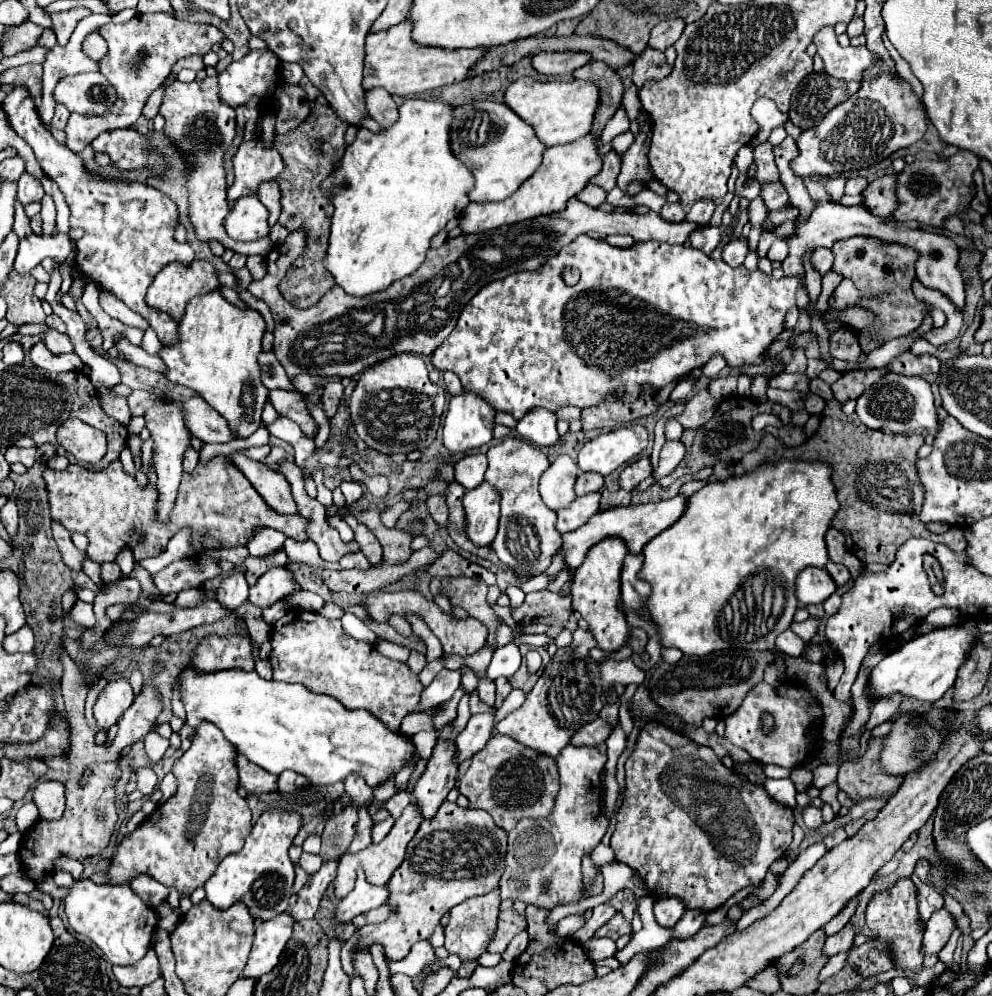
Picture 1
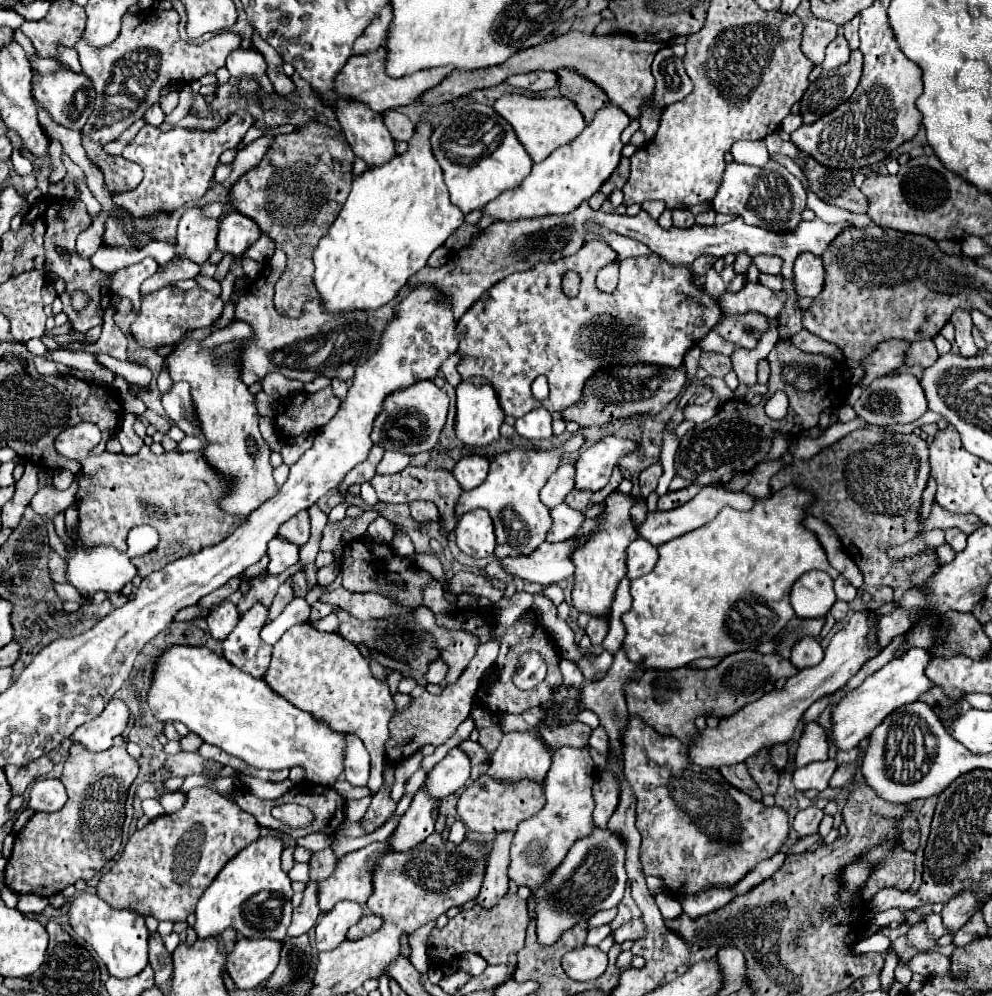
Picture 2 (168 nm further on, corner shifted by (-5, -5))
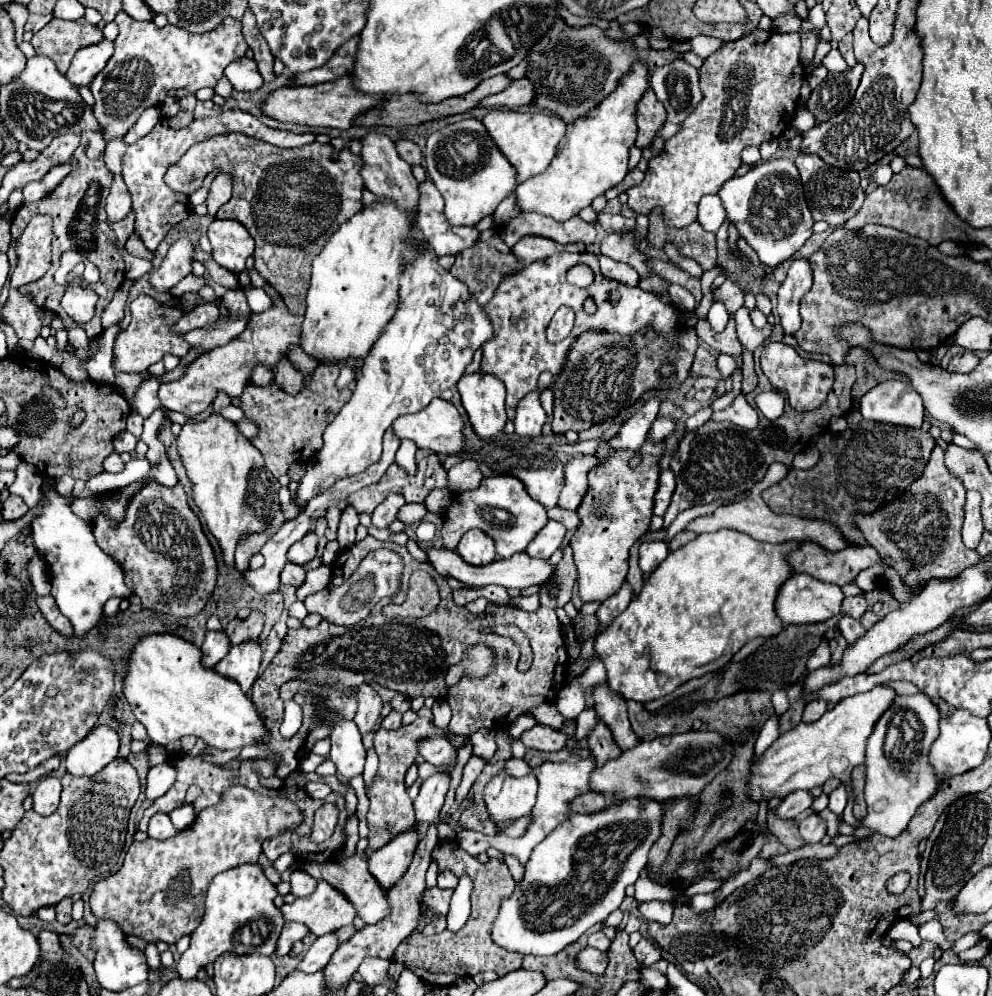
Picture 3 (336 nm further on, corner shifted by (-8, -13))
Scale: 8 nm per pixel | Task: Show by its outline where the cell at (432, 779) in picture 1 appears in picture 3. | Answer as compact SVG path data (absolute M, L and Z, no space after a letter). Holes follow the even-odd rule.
M413 827L411 831L397 835L397 839L391 839L389 845L373 851L369 855L369 869L373 871L375 879L385 887L395 885L407 871L419 841L421 837L417 833L417 827Z

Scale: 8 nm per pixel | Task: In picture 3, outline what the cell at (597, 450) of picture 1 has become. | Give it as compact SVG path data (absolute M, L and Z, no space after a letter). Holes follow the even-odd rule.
M583 455L575 457L565 465L565 487L561 491L559 507L563 509L577 509L589 489L587 475L593 467L597 467L601 459L597 455Z

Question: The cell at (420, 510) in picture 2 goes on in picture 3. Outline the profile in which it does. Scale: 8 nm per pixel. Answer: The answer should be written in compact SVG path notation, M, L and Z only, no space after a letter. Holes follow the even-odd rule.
M403 505L397 519L403 521L405 525L413 525L413 523L421 523L425 513L427 513L425 505Z

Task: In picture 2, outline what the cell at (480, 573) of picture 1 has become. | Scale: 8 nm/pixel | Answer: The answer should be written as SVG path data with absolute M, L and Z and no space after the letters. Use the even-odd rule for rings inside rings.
M466 571L456 573L448 583L450 583L450 591L456 595L474 593L474 595L490 599L492 603L498 603L504 597L504 593L500 589L496 589L490 581L486 581L480 575L474 575L474 573L466 573Z

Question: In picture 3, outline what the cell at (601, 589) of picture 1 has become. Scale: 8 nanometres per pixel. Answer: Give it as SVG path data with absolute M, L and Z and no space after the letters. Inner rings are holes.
M647 439L647 443L639 449L639 453L643 455L643 461L637 469L629 467L629 459L635 455L633 451L613 451L607 459L601 461L601 467L595 467L589 473L589 495L585 495L581 507L577 509L577 513L581 515L581 527L573 533L571 537L571 549L573 549L573 557L575 557L575 565L579 571L579 597L583 603L591 603L591 601L599 601L603 603L605 599L613 597L619 589L621 583L627 577L629 571L629 549L631 545L647 533L651 517L653 517L653 495L657 489L657 479L659 479L659 465L657 461L663 455L663 443L653 445L651 439Z

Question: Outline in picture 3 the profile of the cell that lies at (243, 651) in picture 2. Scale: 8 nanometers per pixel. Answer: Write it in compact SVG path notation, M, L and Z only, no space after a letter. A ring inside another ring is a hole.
M247 639L239 645L233 645L229 655L215 665L215 671L219 671L225 677L237 679L241 683L241 689L249 693L255 679L259 677L261 659L263 659L261 643L257 639Z

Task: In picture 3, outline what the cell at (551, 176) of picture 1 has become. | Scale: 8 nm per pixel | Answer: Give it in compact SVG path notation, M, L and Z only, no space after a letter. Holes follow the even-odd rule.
M637 63L633 71L619 81L619 87L593 111L589 111L589 115L577 123L567 125L567 135L559 143L557 155L549 167L517 187L515 207L519 211L541 213L557 221L565 221L575 217L583 207L591 205L595 197L603 195L607 189L623 181L629 171L629 147L637 137L635 105L649 87L649 75L651 71L645 65Z

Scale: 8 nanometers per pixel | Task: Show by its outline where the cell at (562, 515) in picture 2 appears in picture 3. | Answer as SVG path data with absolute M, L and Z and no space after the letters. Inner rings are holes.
M549 521L537 533L537 539L533 539L533 543L529 543L527 553L533 555L533 557L539 557L539 559L549 559L561 547L565 533L567 533L567 529L565 529L563 523Z

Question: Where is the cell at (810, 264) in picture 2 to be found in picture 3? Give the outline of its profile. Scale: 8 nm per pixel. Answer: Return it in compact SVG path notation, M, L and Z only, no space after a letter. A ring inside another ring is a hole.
M797 259L791 263L787 271L787 279L783 281L779 293L777 293L777 313L781 317L783 331L787 335L793 335L801 327L801 315L799 315L799 305L801 297L809 293L809 287L813 285L813 271L811 263L807 259Z

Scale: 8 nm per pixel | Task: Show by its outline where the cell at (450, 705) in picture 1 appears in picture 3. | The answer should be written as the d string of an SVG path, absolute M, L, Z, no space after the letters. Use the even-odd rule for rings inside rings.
M417 717L413 723L409 725L401 725L399 729L379 729L373 737L373 747L379 755L379 771L377 777L373 781L373 787L369 789L369 799L371 799L371 807L367 813L367 821L369 821L369 851L375 851L379 847L383 847L385 843L389 843L395 835L399 835L401 831L407 831L409 827L415 825L415 811L413 811L413 803L407 797L403 779L405 779L405 771L415 763L415 757L419 755L419 743L425 737L449 737L449 729L441 729L437 727L429 717Z

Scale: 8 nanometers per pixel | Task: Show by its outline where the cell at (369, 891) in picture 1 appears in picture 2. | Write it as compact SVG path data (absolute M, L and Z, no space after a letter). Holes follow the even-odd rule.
M340 901L336 907L328 913L324 913L314 931L316 931L316 949L318 951L330 951L336 949L344 937L350 925L358 923L362 917L362 907L352 901Z

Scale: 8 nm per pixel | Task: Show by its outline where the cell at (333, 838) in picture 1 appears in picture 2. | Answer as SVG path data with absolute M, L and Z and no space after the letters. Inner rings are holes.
M324 849L324 851L316 851L312 853L312 859L310 859L310 881L322 881L326 879L334 867L336 867L336 857L332 853L332 849Z

